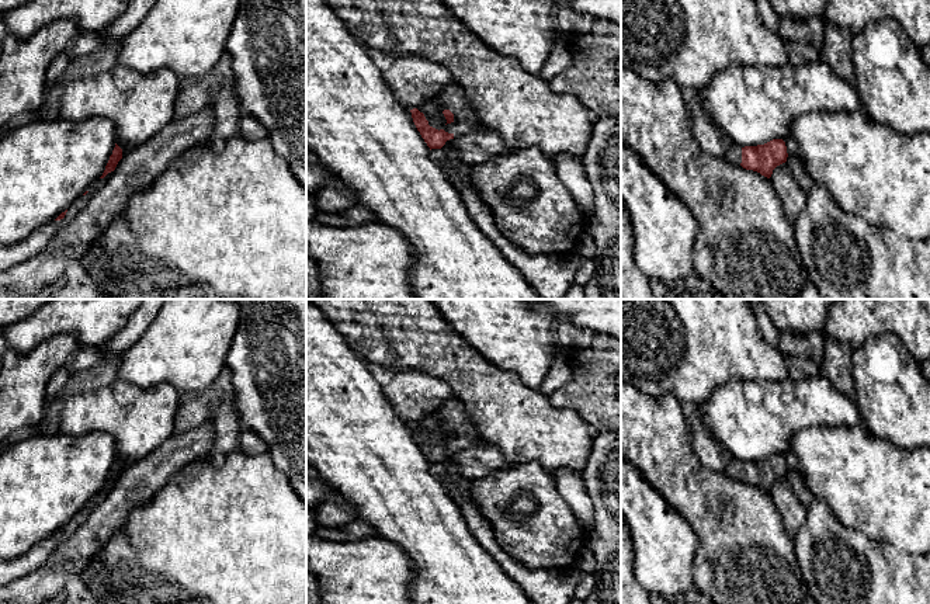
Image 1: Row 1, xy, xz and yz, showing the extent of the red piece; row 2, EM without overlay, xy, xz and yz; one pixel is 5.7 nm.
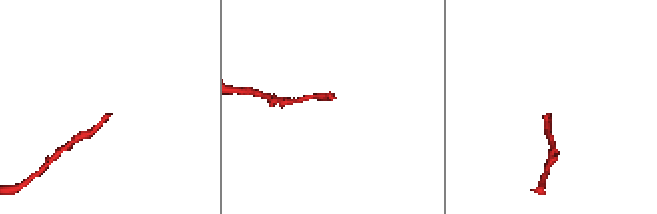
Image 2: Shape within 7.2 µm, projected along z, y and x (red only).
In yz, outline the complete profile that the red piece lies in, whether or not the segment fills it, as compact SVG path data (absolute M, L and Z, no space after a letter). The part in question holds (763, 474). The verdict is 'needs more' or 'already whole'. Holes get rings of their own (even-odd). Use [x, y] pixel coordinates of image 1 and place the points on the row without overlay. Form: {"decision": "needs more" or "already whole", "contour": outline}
{"decision": "needs more", "contour": "M773 454L757 461L740 462L739 459L733 459L725 472L746 485L757 486L770 493L773 485L787 476L788 468L782 454Z"}

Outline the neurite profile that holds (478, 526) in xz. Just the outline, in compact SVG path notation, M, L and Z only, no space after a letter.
M431 464L430 471L443 480L450 496L462 511L465 523L479 542L504 572L521 587L534 604L570 604L583 573L576 565L561 569L530 570L511 559L497 544L495 531L480 514L473 499L450 482L443 464Z

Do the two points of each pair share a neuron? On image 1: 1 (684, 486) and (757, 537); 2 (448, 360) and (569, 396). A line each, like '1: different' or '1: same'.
1: same
2: different

